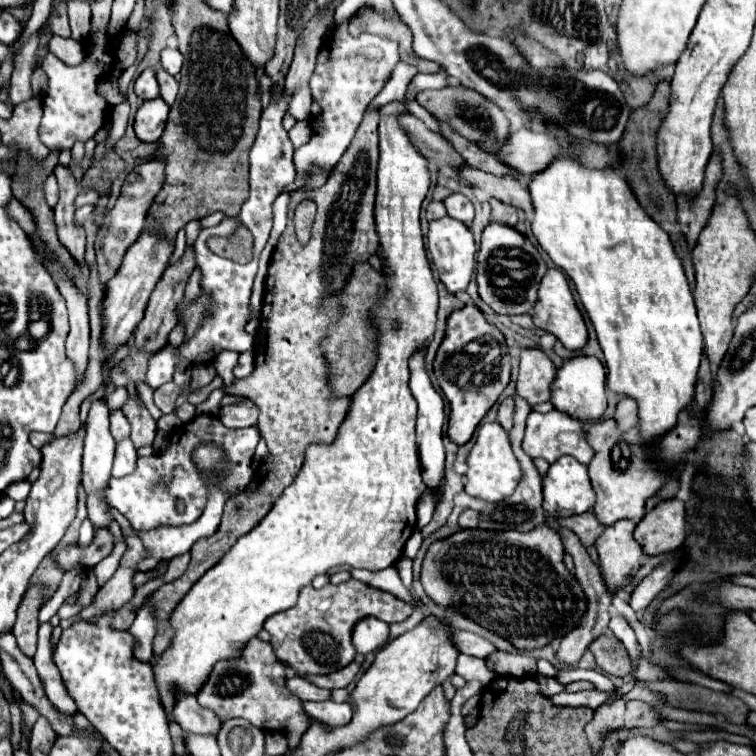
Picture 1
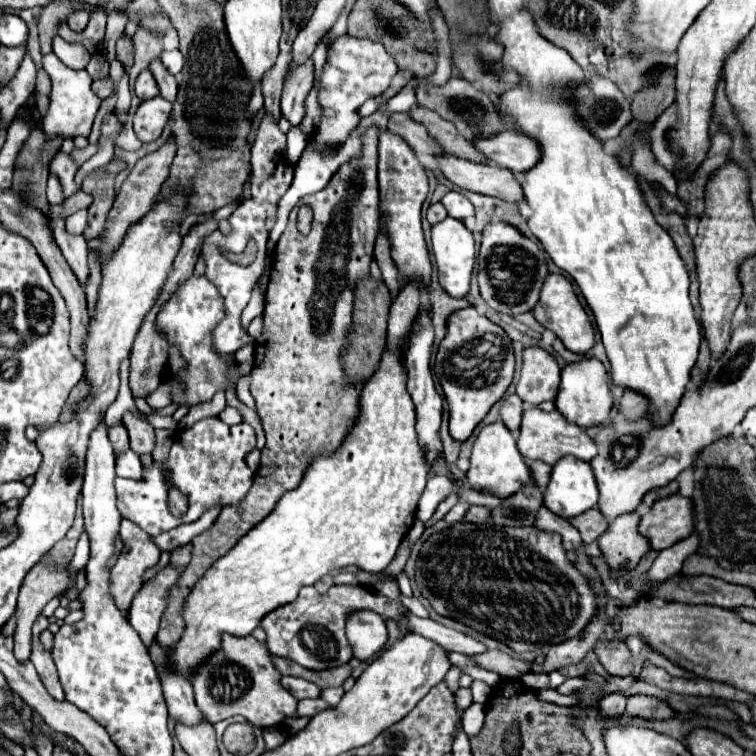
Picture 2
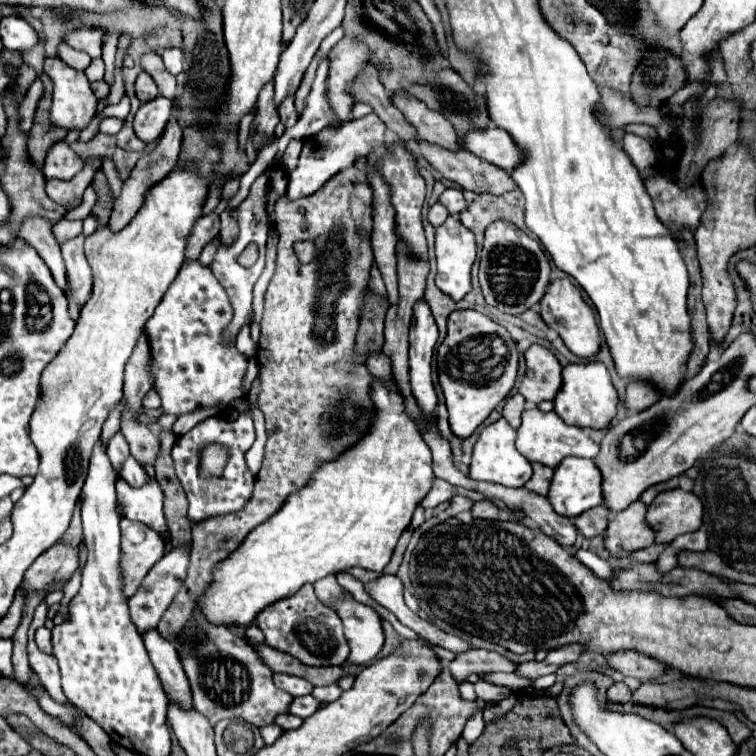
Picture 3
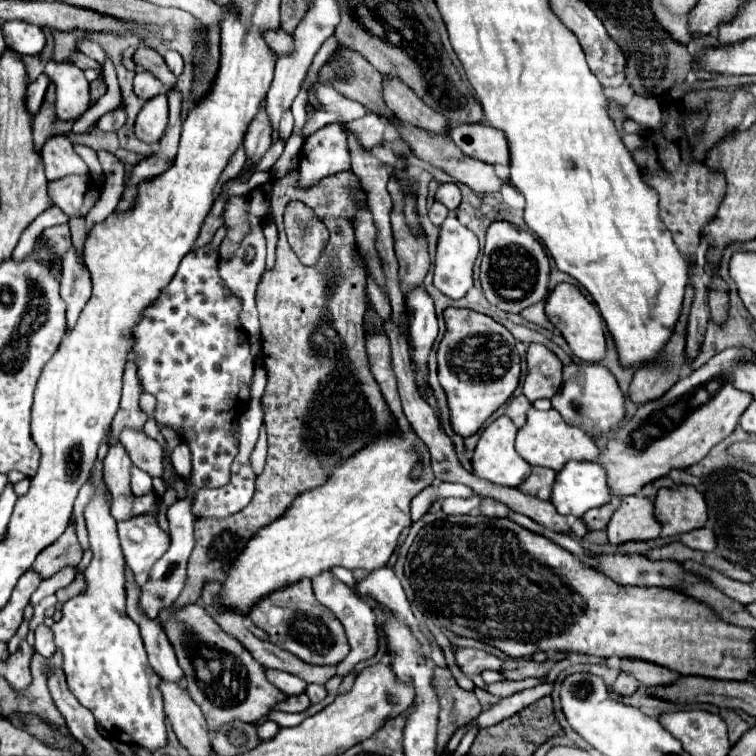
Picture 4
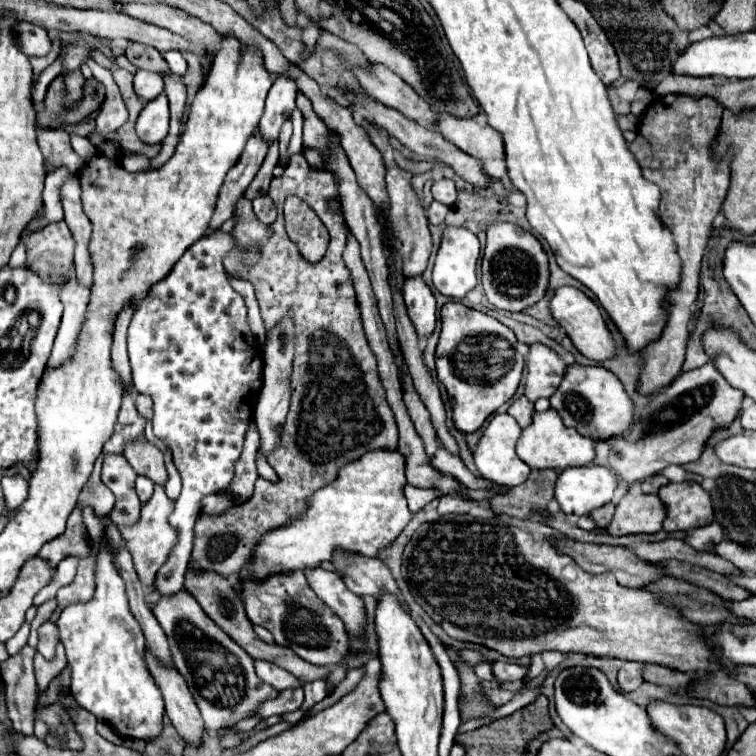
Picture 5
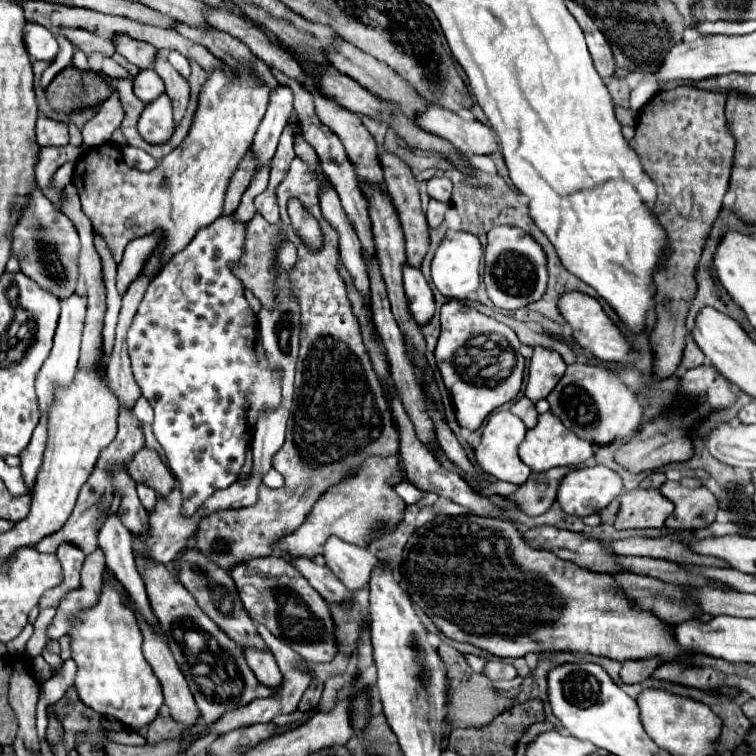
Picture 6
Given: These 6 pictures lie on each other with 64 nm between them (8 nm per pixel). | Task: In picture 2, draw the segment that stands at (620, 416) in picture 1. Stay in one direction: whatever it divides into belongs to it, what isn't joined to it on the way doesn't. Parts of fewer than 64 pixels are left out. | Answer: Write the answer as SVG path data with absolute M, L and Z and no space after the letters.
M624 390L624 396L620 400L620 412L628 418L628 420L638 420L648 412L648 402L646 396L634 390Z

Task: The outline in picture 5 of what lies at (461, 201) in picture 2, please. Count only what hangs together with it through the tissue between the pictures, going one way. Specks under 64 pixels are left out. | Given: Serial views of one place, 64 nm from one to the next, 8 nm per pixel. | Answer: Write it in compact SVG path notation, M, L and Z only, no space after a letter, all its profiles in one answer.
M440 178L440 180L434 180L432 184L432 196L434 200L446 204L446 206L452 206L456 202L456 186L452 180L448 178Z

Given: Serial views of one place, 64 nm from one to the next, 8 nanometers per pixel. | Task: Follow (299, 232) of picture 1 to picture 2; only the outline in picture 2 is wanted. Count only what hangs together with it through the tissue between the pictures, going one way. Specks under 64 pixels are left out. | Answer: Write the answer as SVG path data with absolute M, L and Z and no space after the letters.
M300 206L300 212L298 212L298 230L302 234L308 234L308 224L312 222L312 210L308 206Z

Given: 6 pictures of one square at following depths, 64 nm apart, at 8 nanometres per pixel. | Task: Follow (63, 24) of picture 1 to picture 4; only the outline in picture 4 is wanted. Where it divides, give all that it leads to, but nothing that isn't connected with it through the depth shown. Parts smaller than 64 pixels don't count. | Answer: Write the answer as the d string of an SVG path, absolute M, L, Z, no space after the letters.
M82 40L80 44L78 44L78 48L86 54L86 56L90 56L92 60L96 60L98 64L104 64L104 60L106 60L106 54L104 54L104 50L96 44L96 42L90 42L90 40Z

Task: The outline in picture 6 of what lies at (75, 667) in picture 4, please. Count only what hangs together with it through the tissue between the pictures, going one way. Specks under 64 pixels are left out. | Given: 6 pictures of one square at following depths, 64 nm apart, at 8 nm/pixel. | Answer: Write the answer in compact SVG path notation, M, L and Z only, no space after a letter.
M104 584L100 602L80 614L80 622L68 632L72 636L72 658L78 664L74 686L80 700L92 710L118 718L134 730L150 724L164 704L158 678L142 654L142 634L132 610L122 602L118 588Z

